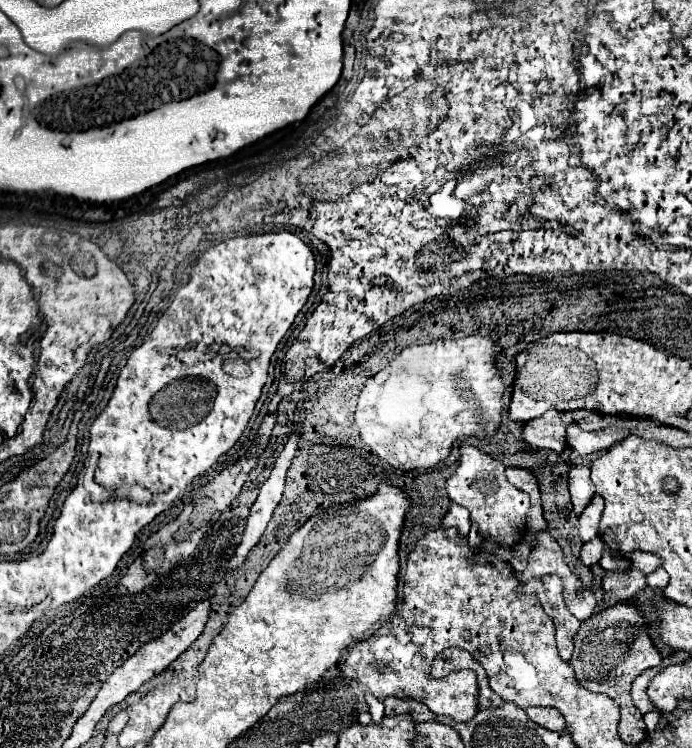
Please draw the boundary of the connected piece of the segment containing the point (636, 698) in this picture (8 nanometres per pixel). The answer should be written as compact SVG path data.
M655 668L653 670L645 670L639 678L635 678L633 686L631 686L631 698L633 698L633 704L637 706L637 710L641 710L643 714L655 710L653 708L653 702L649 702L649 696L647 696L647 684L649 680L655 676Z

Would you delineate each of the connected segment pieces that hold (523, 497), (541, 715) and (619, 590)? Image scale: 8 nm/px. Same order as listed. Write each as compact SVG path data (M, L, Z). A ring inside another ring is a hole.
M471 444L461 446L461 462L457 472L447 480L447 492L455 504L461 504L471 512L471 522L479 526L483 538L491 536L499 546L515 546L525 536L529 496L511 486L505 478L505 466L479 448Z
M527 708L525 712L535 724L539 724L539 726L543 726L547 730L555 730L555 732L565 730L563 716L553 708Z
M637 570L637 578L629 572L609 572L603 578L605 600L609 602L629 600L643 586L645 586L645 574L641 570Z

